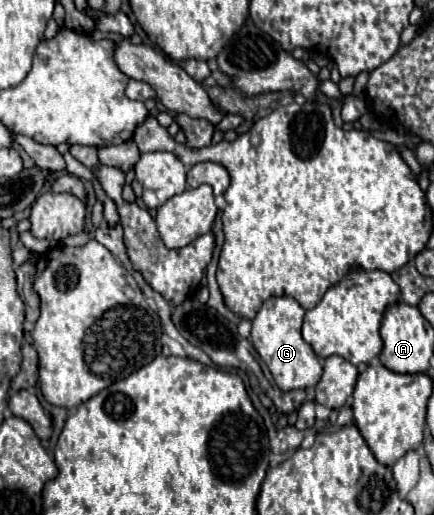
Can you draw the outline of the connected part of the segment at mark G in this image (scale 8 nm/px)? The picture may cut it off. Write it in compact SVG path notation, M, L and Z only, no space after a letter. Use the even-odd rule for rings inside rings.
M283 296L283 298L269 298L263 302L261 310L253 318L253 330L251 330L251 342L267 368L273 374L275 384L283 390L297 390L297 388L311 388L321 378L321 364L311 346L301 338L301 324L303 324L305 310L297 304L297 300Z

